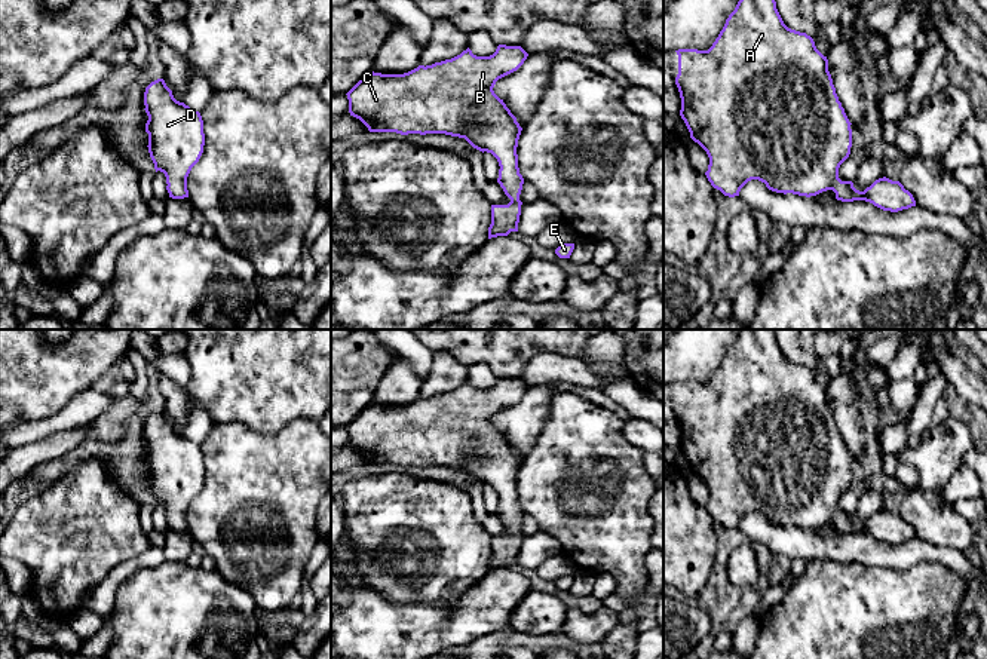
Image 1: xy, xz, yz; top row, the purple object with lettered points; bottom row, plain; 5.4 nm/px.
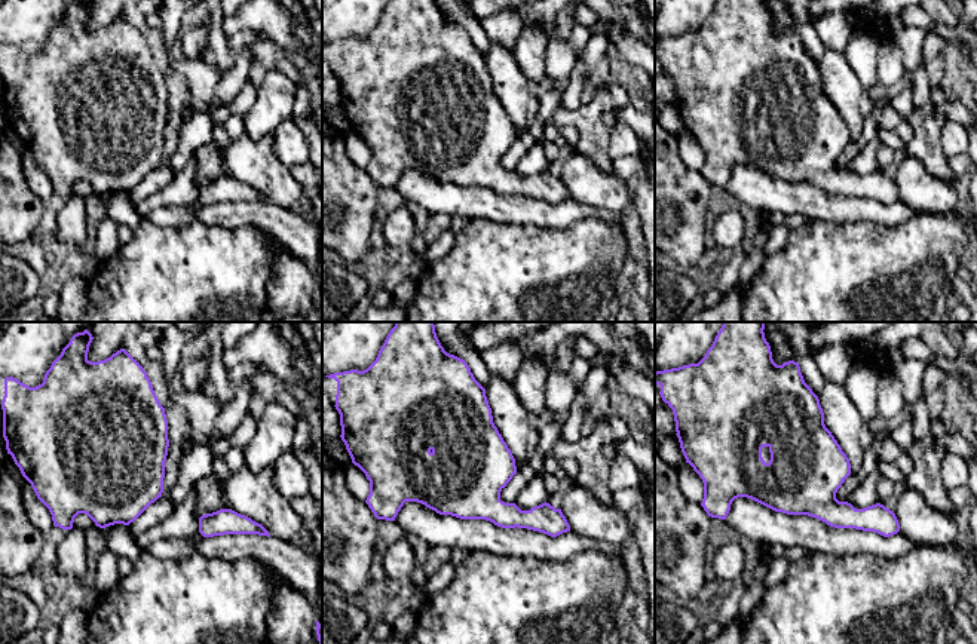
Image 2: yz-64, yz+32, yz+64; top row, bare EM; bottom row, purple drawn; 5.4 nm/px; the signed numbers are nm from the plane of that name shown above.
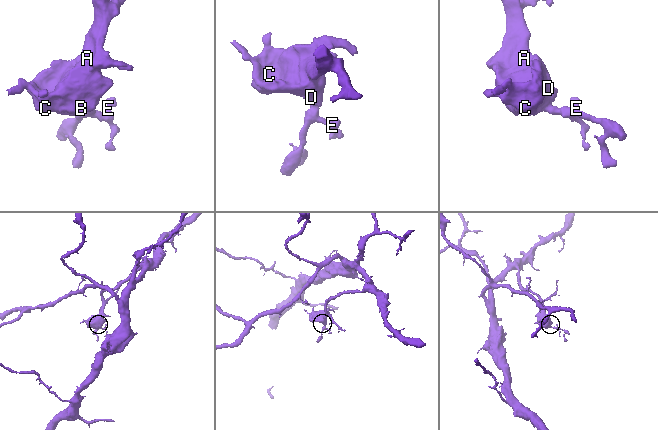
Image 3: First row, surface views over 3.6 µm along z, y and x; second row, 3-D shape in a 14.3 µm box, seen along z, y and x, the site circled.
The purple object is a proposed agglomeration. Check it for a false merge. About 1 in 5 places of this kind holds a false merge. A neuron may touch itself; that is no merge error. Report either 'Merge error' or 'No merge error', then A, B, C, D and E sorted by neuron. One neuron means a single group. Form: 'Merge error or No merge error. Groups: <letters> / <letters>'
No merge error. Groups: A B C D E

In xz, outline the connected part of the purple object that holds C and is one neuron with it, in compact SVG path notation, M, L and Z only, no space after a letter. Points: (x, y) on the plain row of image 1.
M499 377L490 389L476 389L468 380L460 387L419 398L404 407L370 404L346 427L350 448L359 451L370 465L445 466L465 471L473 481L491 485L499 494L497 515L511 531L508 537L491 537L488 571L518 564L521 548L519 527L524 511L518 500L518 472L522 460L493 420L496 414L517 404L528 386L521 378Z

